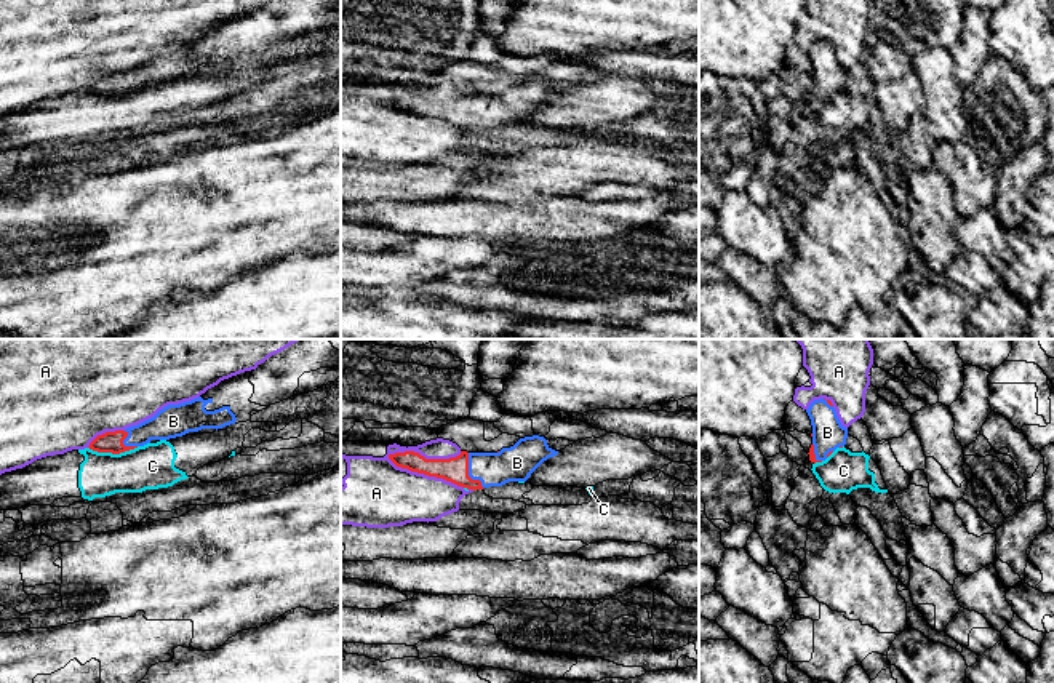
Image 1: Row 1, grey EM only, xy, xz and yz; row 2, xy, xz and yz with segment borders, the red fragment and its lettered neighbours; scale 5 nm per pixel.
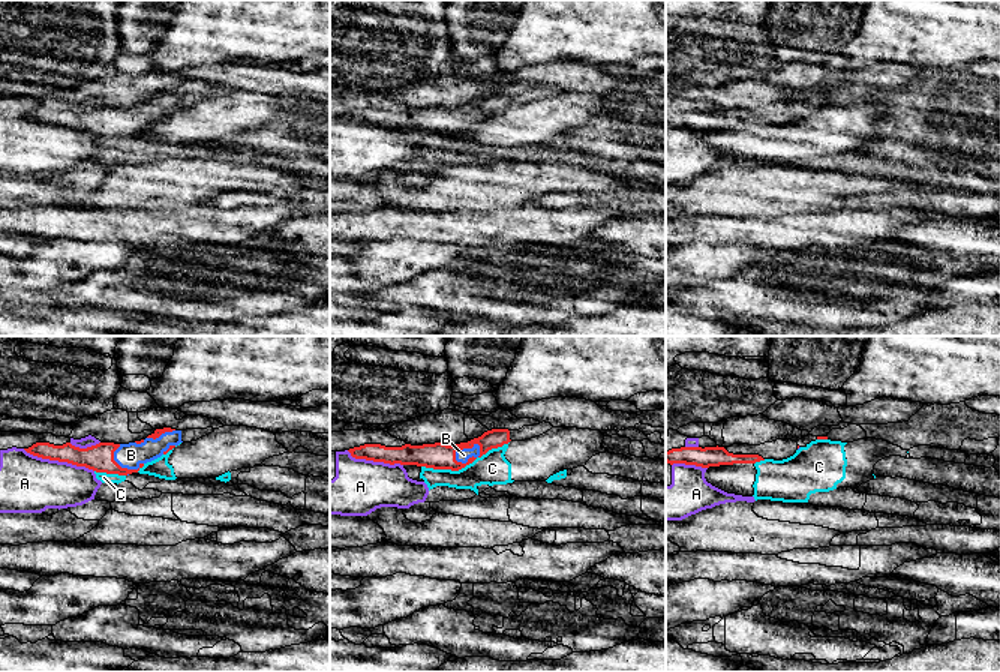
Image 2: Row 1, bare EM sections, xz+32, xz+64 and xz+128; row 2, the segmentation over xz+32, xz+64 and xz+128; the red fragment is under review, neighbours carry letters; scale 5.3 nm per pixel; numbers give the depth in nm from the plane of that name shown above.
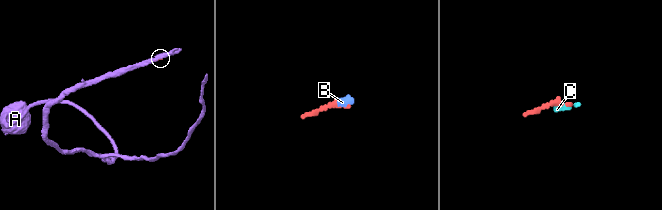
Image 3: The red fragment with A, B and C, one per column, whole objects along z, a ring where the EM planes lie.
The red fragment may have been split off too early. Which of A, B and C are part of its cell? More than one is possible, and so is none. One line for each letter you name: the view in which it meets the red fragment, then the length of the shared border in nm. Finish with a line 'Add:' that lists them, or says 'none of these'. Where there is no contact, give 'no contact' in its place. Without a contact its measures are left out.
B: meets red in xz; contact 190 nm long
Add: B

